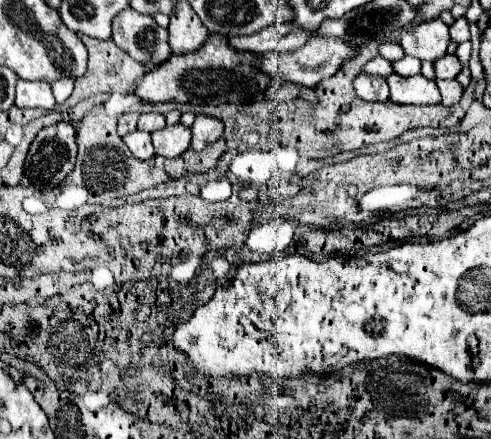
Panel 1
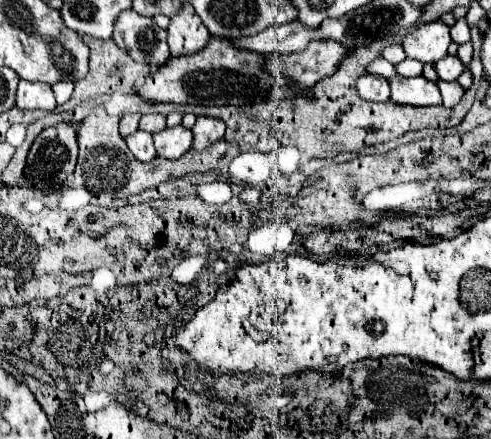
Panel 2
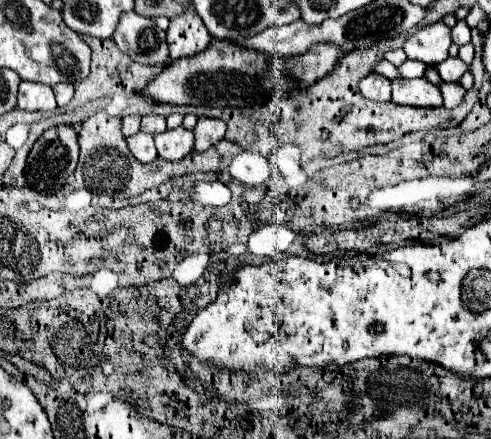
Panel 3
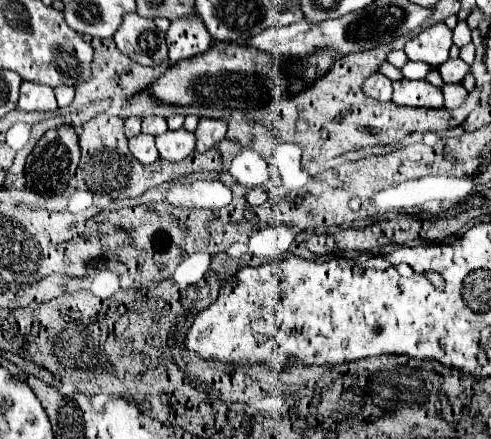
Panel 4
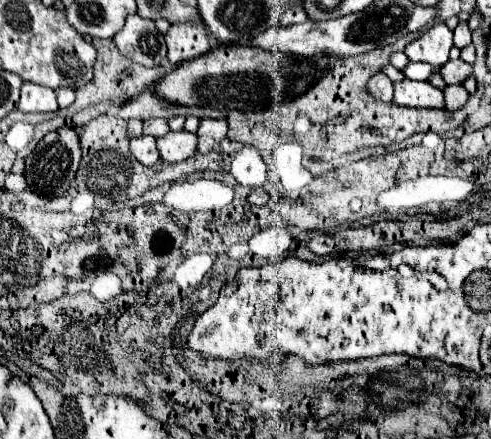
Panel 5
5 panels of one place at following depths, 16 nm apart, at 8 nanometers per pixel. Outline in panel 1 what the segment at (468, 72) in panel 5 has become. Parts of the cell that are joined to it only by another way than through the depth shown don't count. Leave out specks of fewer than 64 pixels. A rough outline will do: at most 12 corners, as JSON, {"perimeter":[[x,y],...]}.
{"perimeter":[[452,54],[434,62],[436,76],[456,80],[464,68]]}

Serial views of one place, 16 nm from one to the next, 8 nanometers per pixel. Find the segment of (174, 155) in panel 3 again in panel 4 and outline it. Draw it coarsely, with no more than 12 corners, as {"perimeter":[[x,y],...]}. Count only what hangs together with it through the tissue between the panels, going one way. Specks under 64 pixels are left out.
{"perimeter":[[184,128],[156,136],[160,158],[182,162],[196,152],[196,136]]}

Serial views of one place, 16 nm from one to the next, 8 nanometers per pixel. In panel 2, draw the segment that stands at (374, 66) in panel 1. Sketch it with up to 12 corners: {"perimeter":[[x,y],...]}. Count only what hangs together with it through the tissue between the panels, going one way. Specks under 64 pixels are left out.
{"perimeter":[[384,60],[370,64],[370,74],[384,78],[398,76],[394,64]]}

